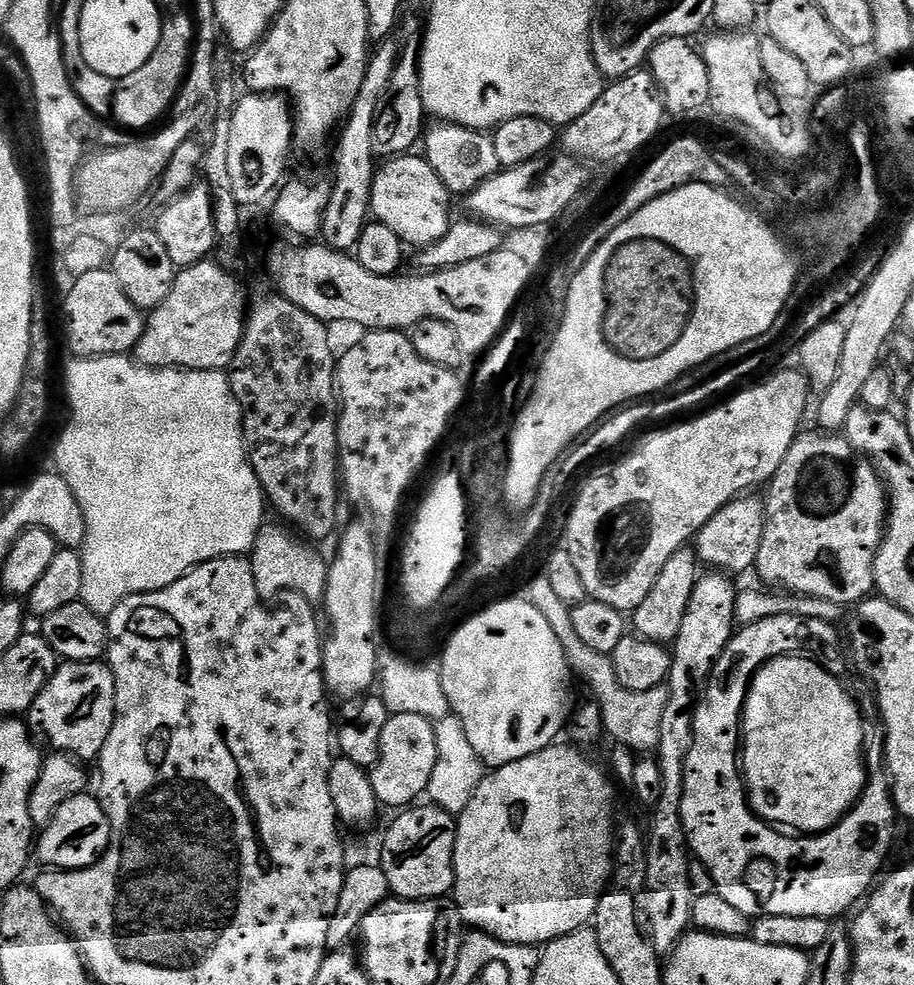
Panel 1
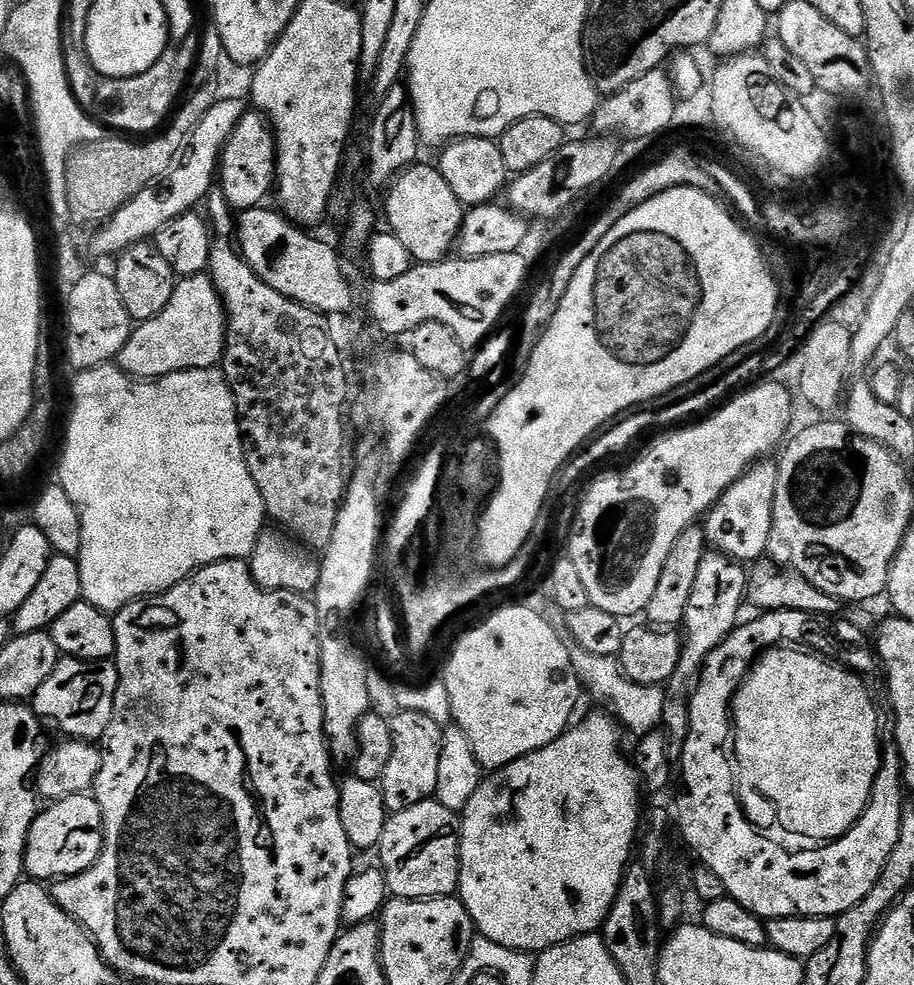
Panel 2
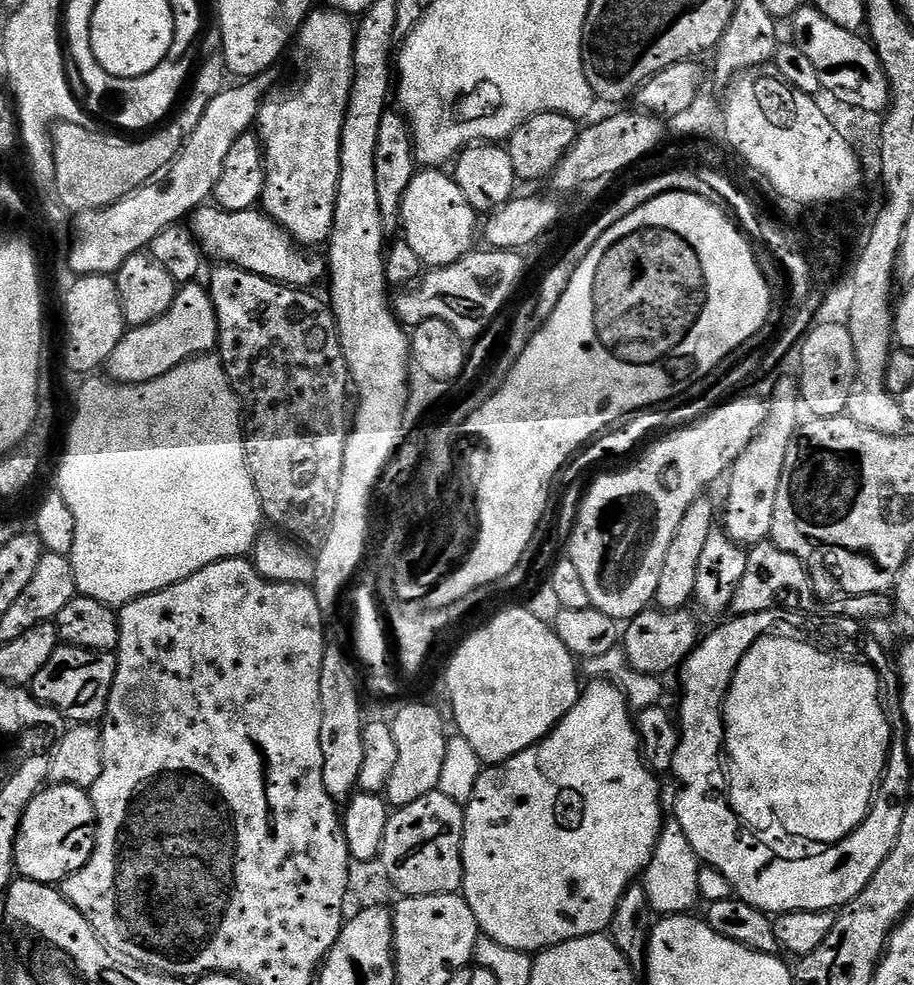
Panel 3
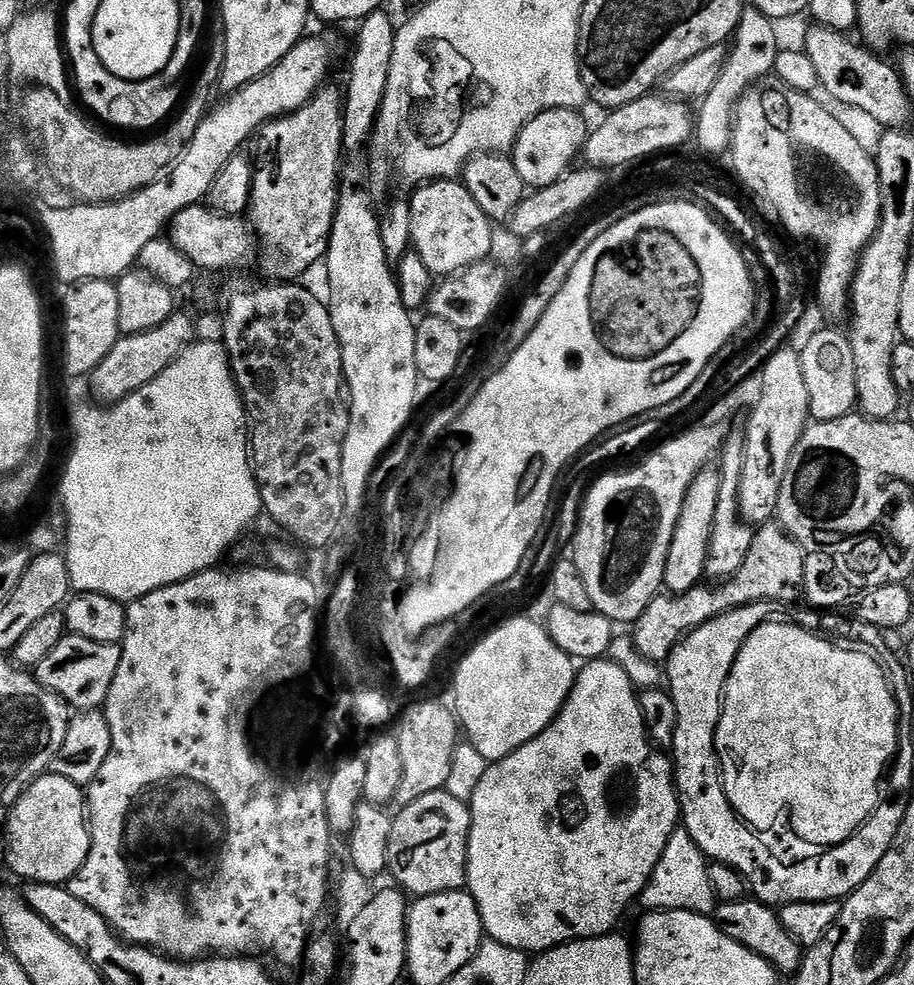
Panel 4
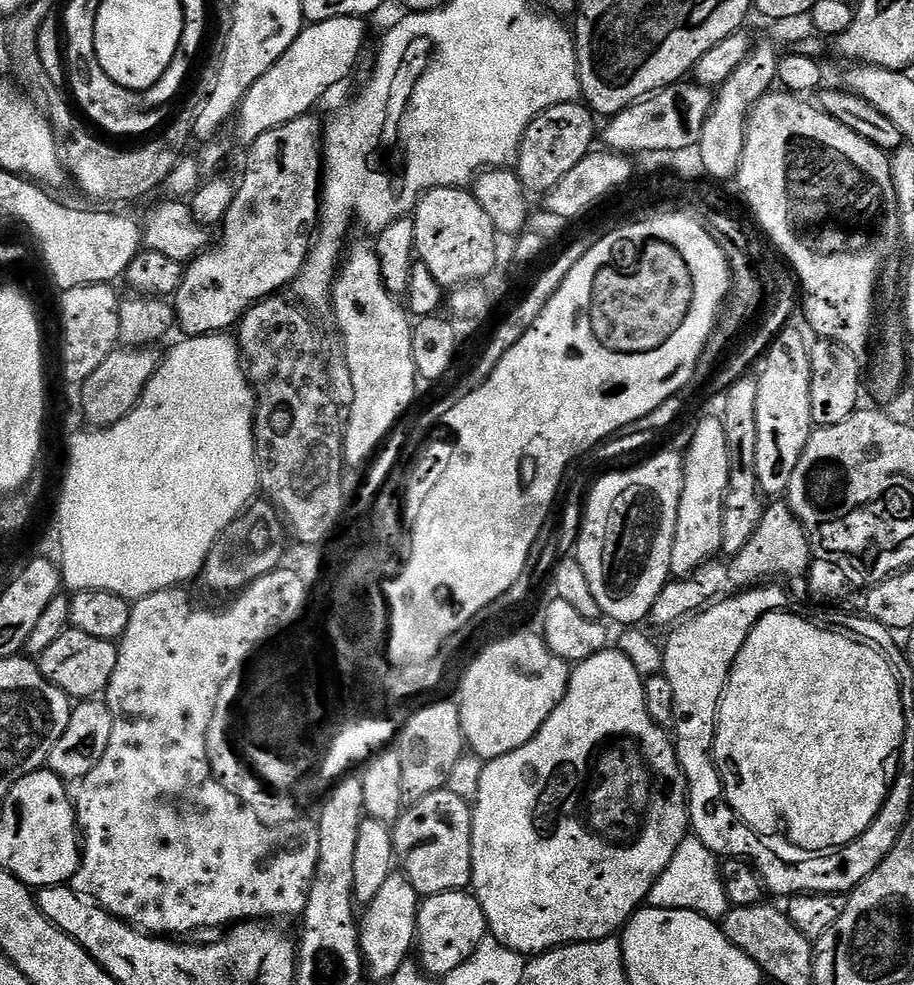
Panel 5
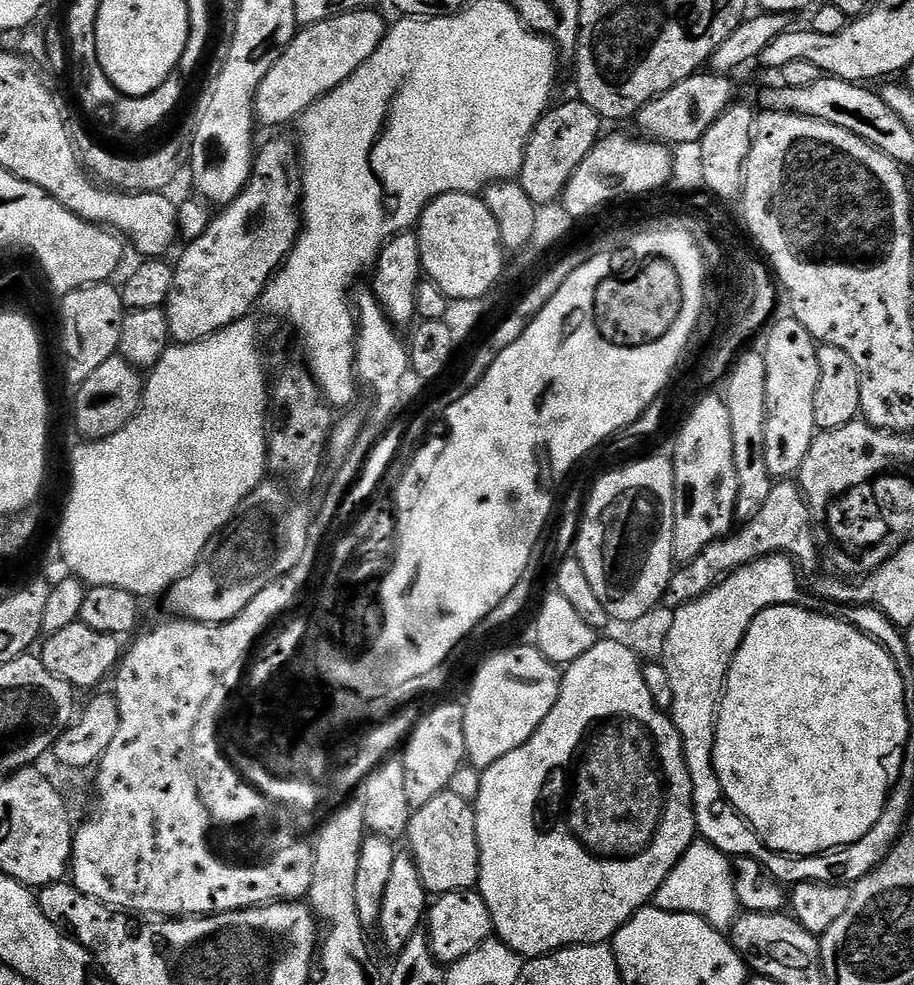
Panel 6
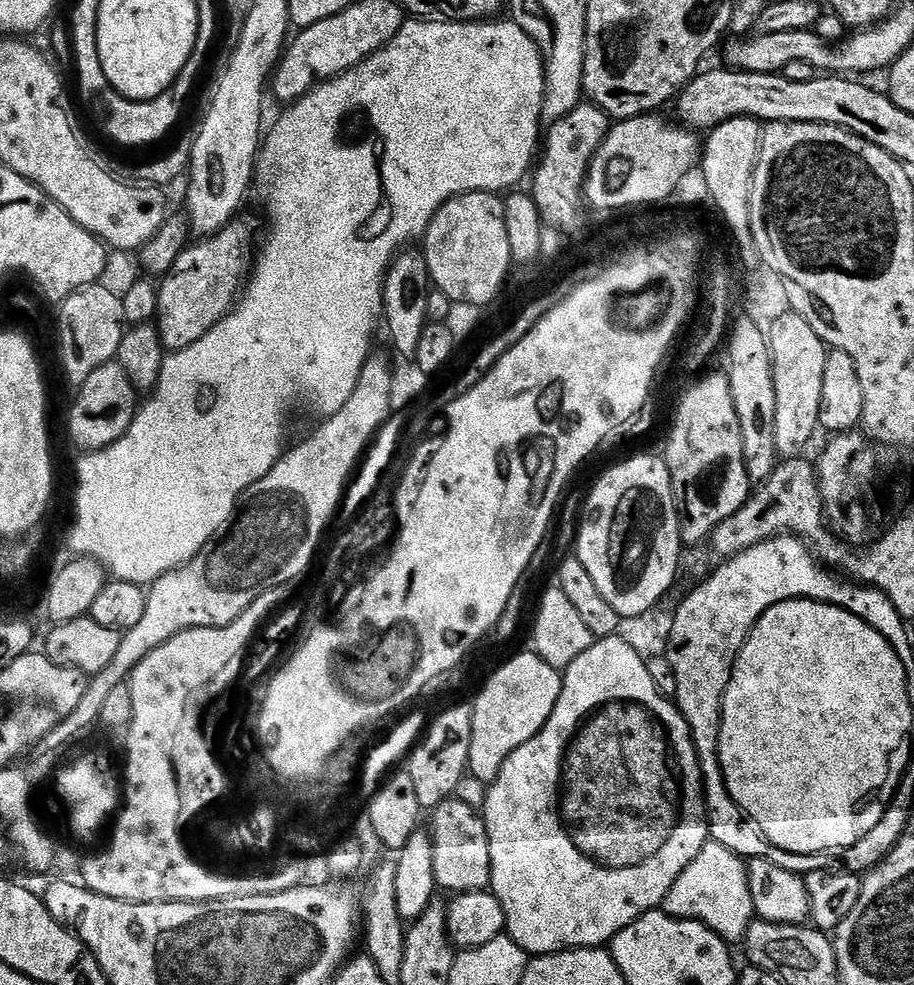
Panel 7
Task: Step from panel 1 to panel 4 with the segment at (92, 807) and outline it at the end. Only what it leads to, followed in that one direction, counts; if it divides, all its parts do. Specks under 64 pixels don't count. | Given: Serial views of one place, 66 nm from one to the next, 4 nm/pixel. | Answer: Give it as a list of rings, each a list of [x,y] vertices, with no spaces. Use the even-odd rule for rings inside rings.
[[[55,772],[44,773],[25,787],[8,813],[4,835],[6,862],[16,875],[29,883],[66,884],[85,864],[92,845],[83,787]]]

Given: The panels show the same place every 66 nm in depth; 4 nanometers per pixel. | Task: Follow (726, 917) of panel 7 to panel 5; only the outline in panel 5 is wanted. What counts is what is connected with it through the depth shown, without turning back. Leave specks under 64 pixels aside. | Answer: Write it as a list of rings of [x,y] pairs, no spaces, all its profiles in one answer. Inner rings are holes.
[[[689,834],[675,851],[670,864],[655,880],[648,895],[648,904],[658,909],[694,910],[708,920],[721,921],[730,907],[725,894],[719,859],[695,834]]]

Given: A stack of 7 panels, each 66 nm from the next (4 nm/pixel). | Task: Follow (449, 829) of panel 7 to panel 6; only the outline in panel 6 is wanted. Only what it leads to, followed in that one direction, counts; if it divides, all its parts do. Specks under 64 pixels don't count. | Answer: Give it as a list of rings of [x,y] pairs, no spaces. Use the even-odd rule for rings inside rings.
[[[450,791],[438,794],[426,802],[426,806],[415,809],[408,823],[406,841],[407,851],[416,863],[416,869],[422,882],[424,891],[429,894],[443,894],[445,892],[466,892],[475,889],[480,883],[480,851],[476,837],[476,810],[469,801],[458,798]]]

